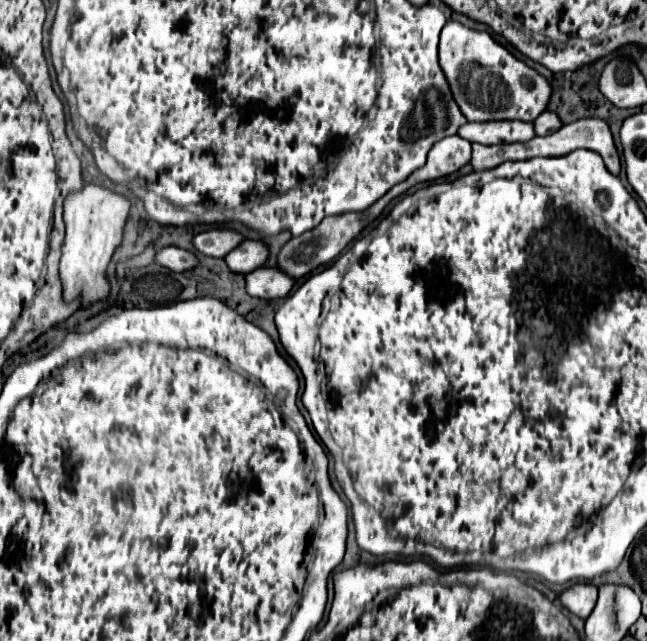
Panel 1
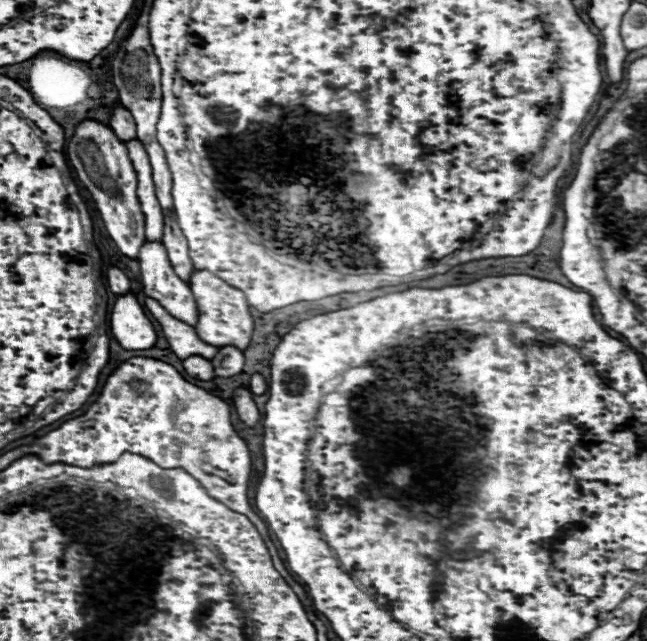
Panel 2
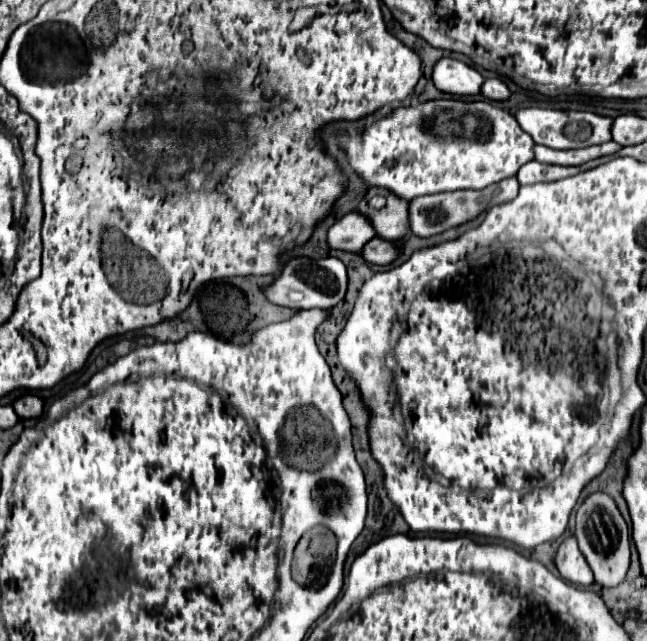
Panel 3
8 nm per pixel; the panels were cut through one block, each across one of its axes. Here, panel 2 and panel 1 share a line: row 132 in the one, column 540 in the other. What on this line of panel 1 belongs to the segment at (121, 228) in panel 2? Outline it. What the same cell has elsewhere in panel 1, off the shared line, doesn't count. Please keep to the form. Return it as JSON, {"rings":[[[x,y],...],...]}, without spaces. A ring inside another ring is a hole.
{"rings":[[[452,20],[442,28],[440,34],[440,66],[450,82],[454,100],[458,102],[462,114],[470,122],[486,120],[524,120],[534,122],[548,106],[552,96],[550,82],[528,68],[522,60],[514,58],[504,46],[492,40],[488,32],[476,32],[464,28],[460,22]],[[462,70],[470,70],[462,86]]]}

